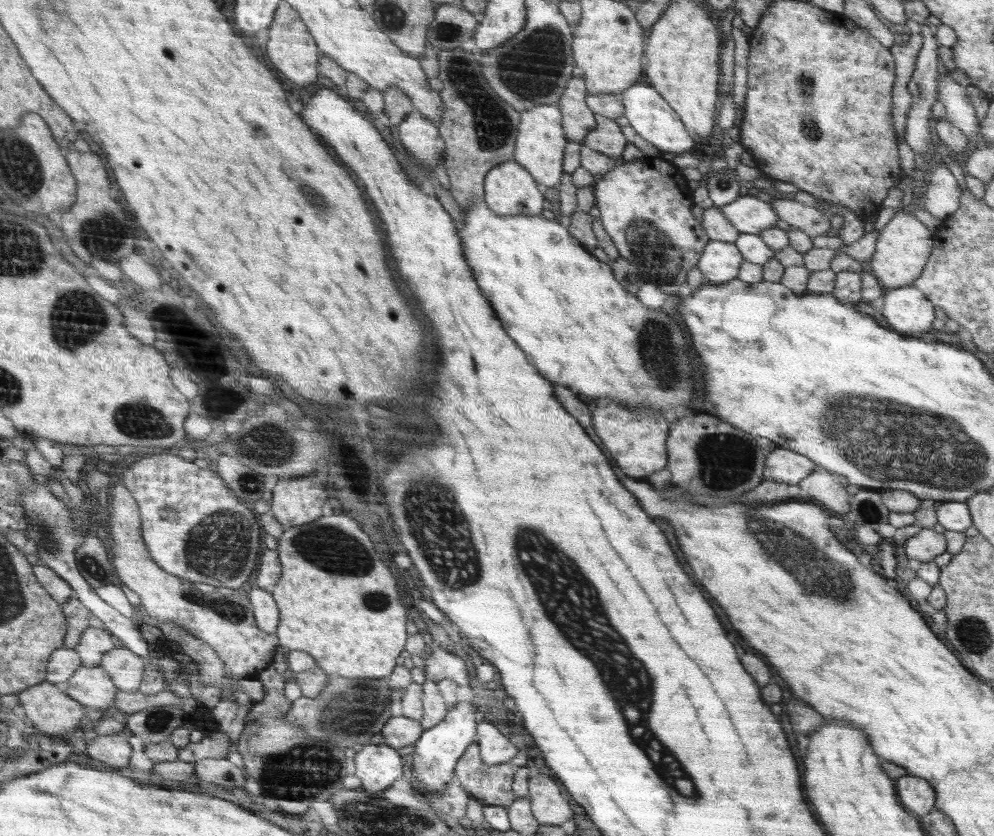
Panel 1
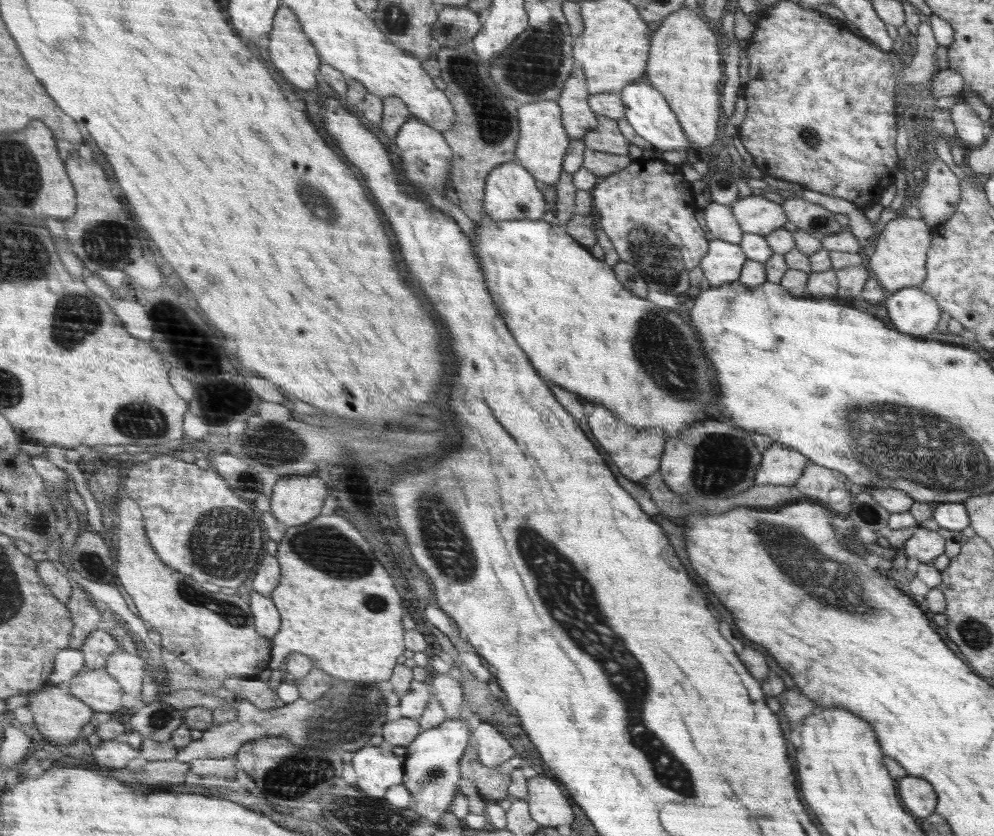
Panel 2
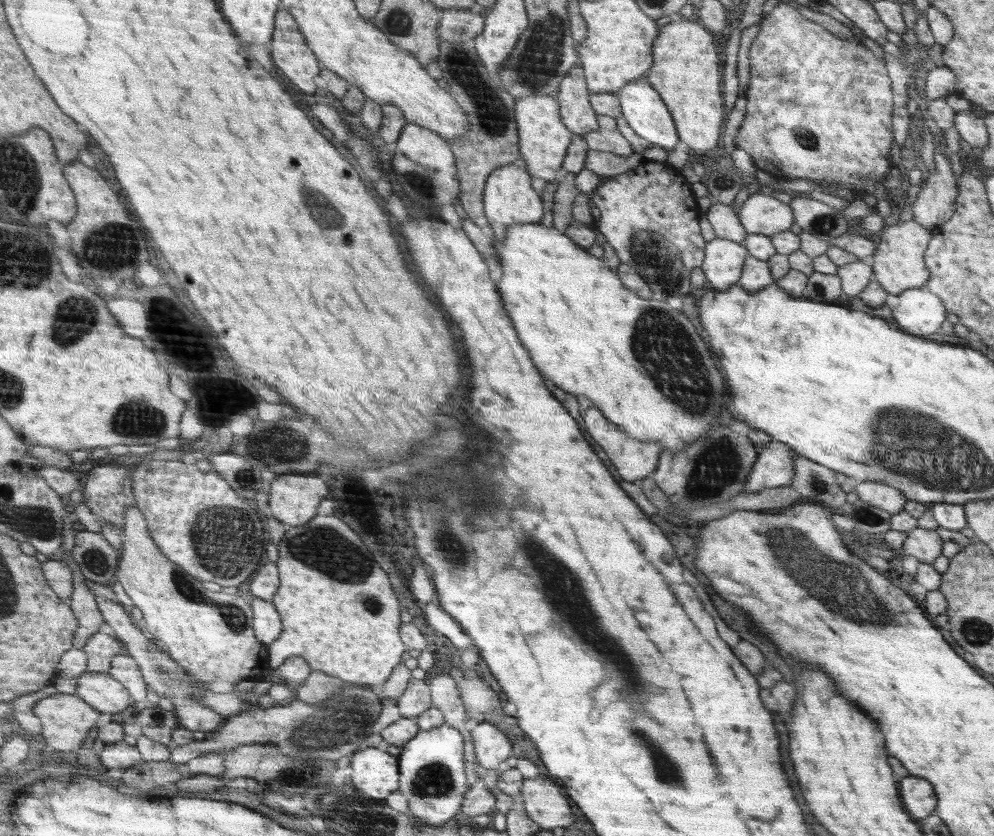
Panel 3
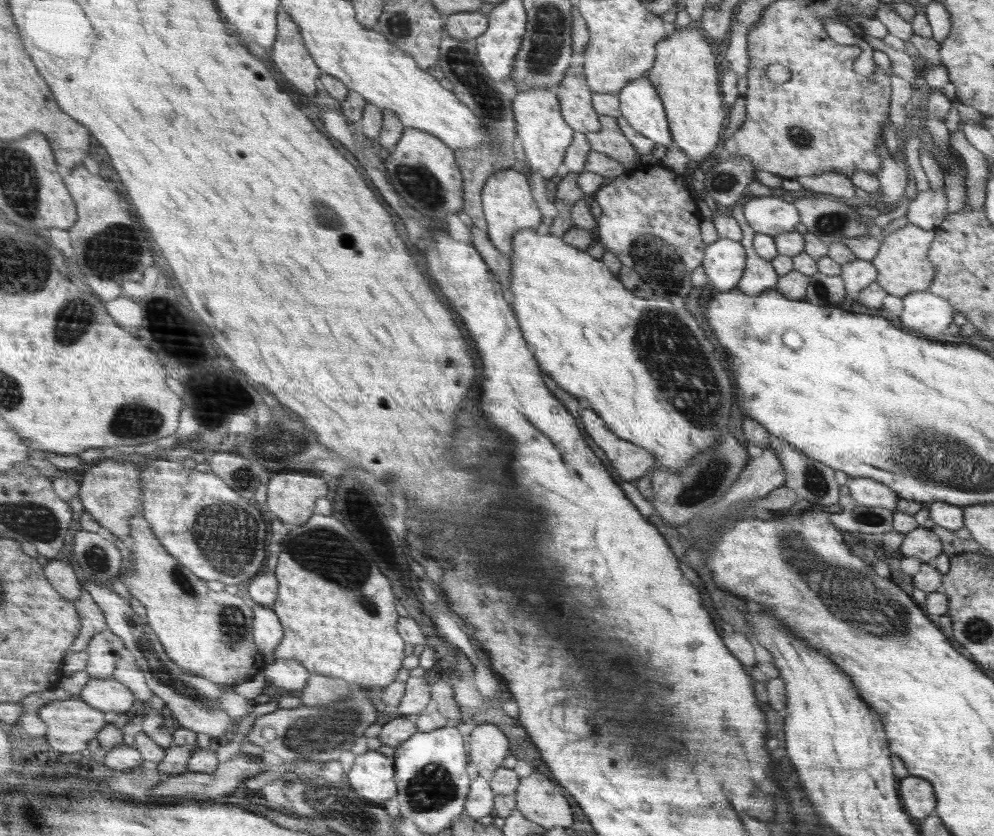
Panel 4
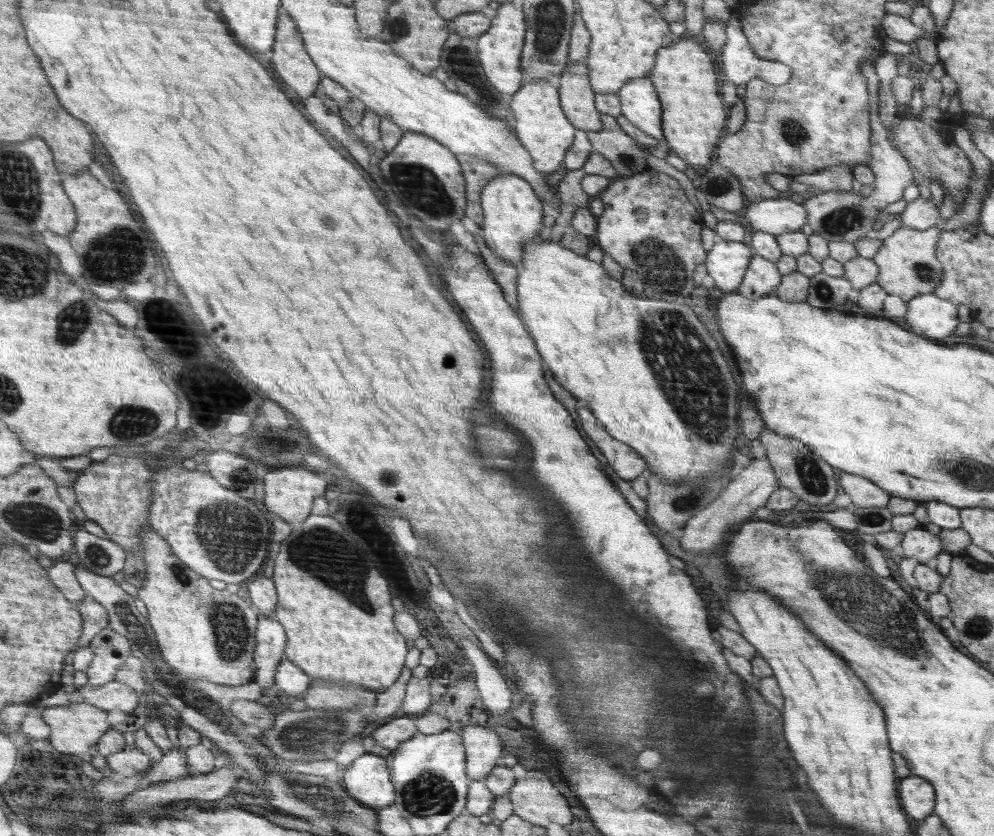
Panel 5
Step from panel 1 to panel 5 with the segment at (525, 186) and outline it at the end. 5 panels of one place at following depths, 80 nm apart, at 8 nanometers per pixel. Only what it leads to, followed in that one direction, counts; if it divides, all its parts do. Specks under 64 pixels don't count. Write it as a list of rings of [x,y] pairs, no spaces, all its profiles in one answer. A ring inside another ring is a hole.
[[[504,173],[494,177],[481,194],[485,217],[485,222],[480,225],[482,238],[502,260],[517,267],[522,262],[523,244],[536,240],[536,234],[542,228],[542,206],[530,185],[520,175]]]

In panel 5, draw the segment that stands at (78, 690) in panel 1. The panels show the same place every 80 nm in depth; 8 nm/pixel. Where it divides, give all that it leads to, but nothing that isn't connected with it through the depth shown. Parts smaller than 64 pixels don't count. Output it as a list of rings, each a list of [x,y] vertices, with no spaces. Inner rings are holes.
[[[118,679],[102,686],[88,682],[79,690],[84,694],[86,702],[108,711],[119,708],[128,714],[141,705],[142,694]]]

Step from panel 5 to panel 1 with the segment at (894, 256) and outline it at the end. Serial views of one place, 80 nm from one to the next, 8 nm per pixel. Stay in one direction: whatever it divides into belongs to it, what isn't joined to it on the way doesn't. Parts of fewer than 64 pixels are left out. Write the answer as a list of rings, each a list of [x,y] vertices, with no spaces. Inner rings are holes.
[[[894,188],[886,195],[886,199],[882,202],[883,208],[896,208],[896,213],[878,233],[875,242],[875,253],[873,258],[867,264],[869,272],[884,286],[886,289],[895,289],[901,286],[912,285],[916,281],[932,250],[932,234],[930,230],[918,222],[912,214],[901,210],[903,195],[900,189]]]

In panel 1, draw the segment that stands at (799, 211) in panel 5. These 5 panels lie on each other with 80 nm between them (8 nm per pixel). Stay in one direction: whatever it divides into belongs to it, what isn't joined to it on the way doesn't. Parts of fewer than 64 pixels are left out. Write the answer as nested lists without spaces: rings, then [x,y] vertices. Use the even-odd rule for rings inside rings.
[[[743,192],[739,198],[722,207],[724,216],[738,232],[759,235],[776,226],[779,216],[770,203]]]

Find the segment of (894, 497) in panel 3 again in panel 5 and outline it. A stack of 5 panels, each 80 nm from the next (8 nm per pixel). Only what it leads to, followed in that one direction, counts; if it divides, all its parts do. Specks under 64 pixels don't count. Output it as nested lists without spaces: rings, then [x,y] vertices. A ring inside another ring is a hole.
[[[842,471],[838,483],[850,496],[854,506],[886,507],[892,495],[870,479]]]

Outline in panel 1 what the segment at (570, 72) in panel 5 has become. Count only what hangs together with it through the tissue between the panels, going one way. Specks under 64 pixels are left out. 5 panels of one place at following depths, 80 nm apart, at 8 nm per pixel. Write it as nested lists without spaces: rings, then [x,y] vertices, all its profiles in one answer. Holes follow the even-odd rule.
[[[576,76],[569,81],[564,96],[557,102],[561,107],[564,119],[564,131],[566,139],[582,146],[590,132],[597,129],[597,117],[595,112],[584,104],[586,89],[584,88],[584,77]]]

